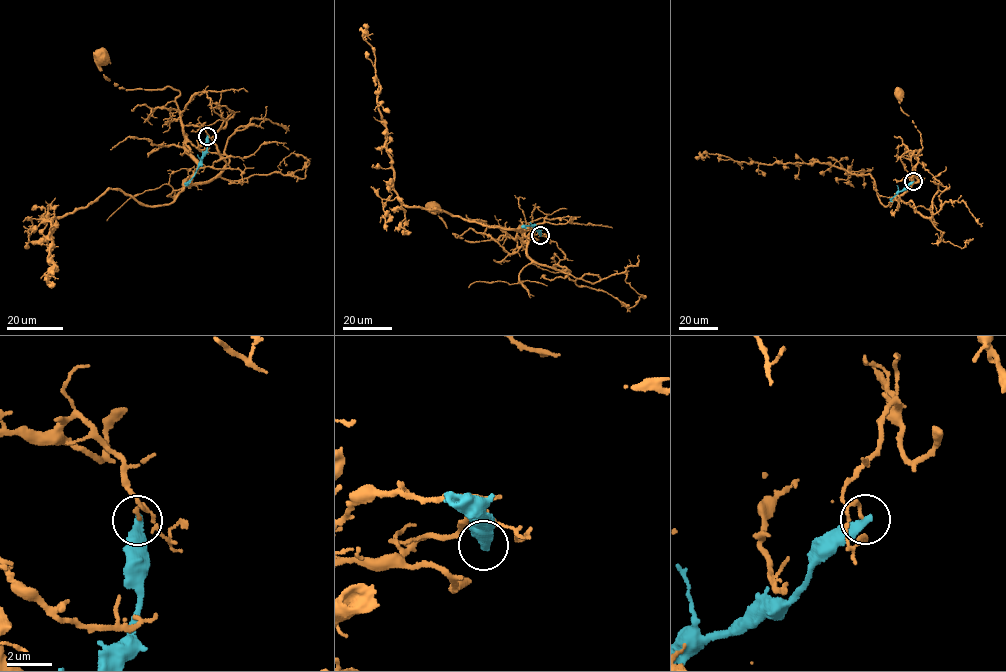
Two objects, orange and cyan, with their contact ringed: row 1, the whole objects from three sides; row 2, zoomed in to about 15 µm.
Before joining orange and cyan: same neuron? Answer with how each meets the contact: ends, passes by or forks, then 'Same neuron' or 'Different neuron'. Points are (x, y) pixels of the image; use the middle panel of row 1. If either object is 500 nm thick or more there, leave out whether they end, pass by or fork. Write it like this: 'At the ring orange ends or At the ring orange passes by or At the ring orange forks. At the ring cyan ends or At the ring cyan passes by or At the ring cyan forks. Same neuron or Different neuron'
At the ring orange ends. At the ring cyan ends. Different neuron

